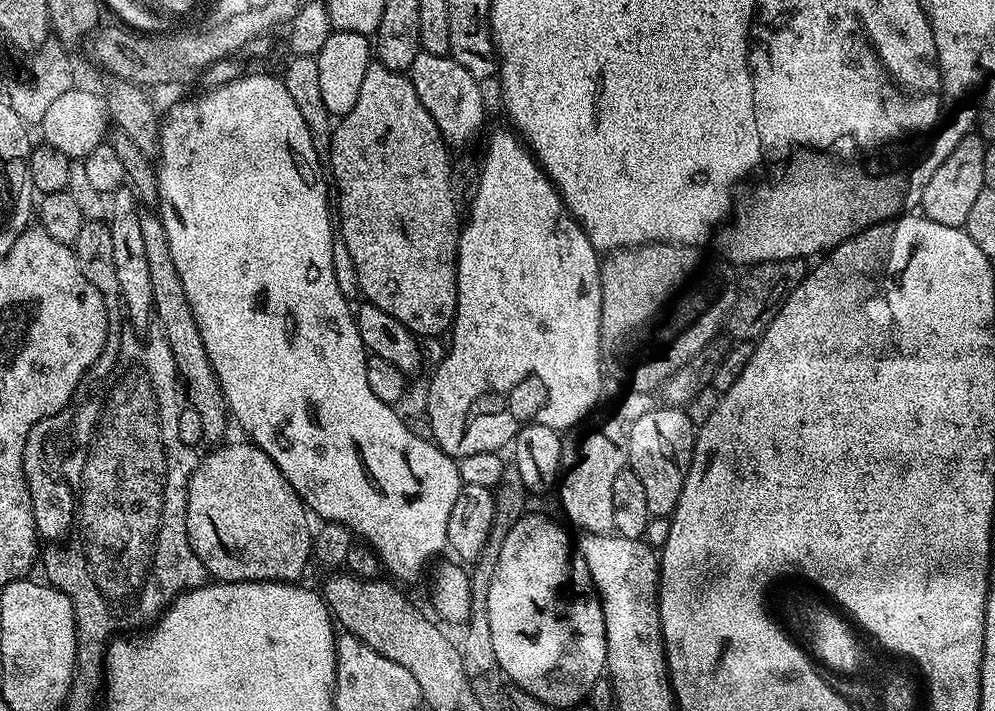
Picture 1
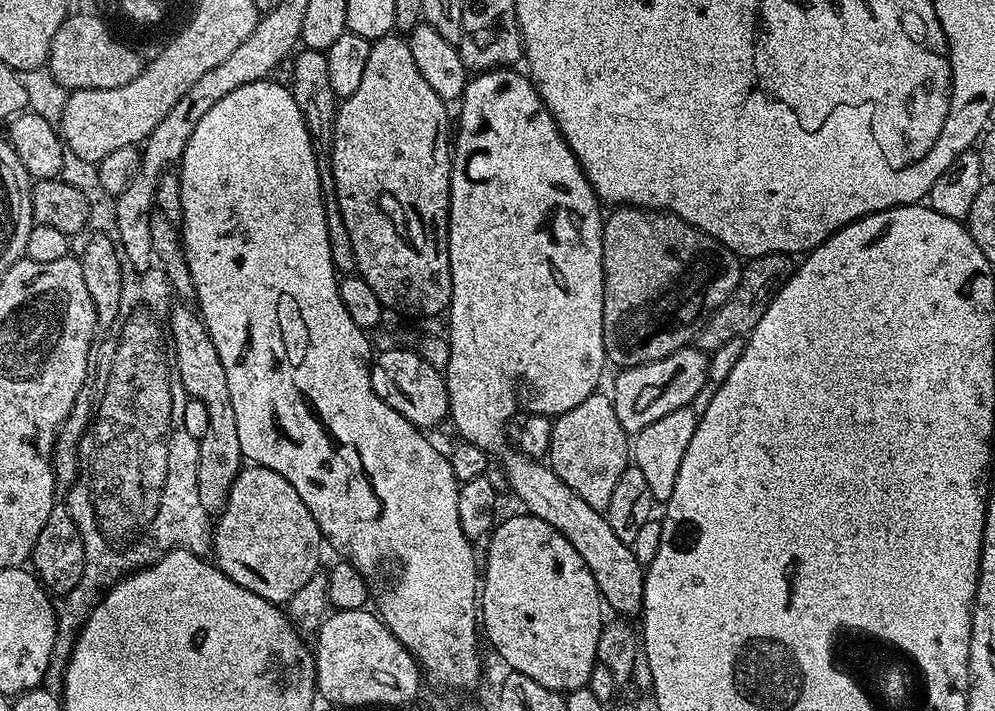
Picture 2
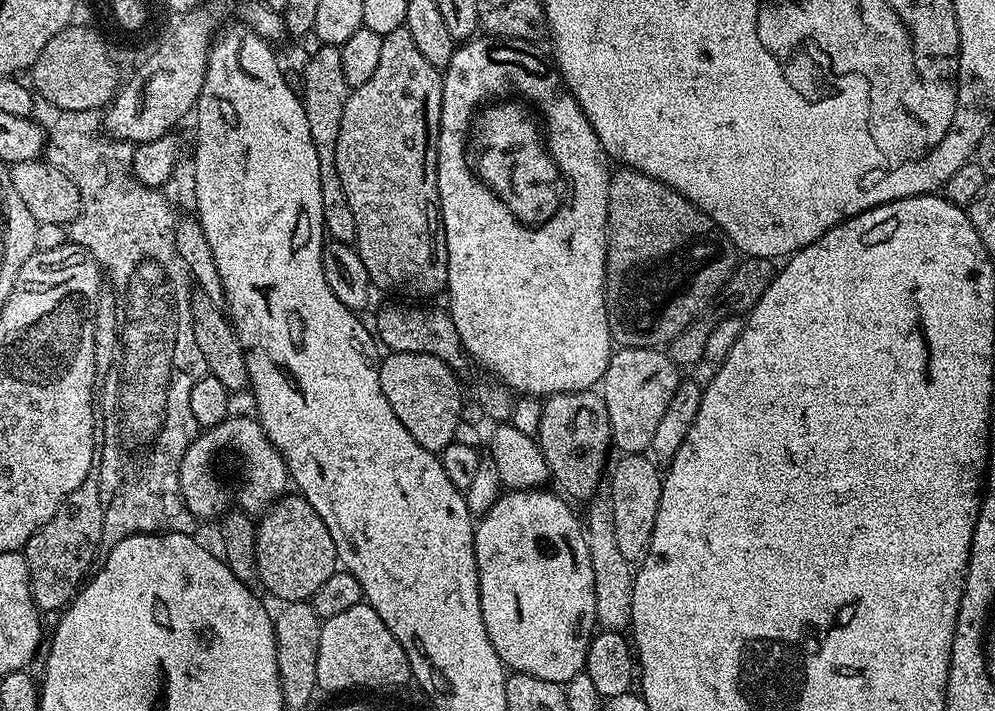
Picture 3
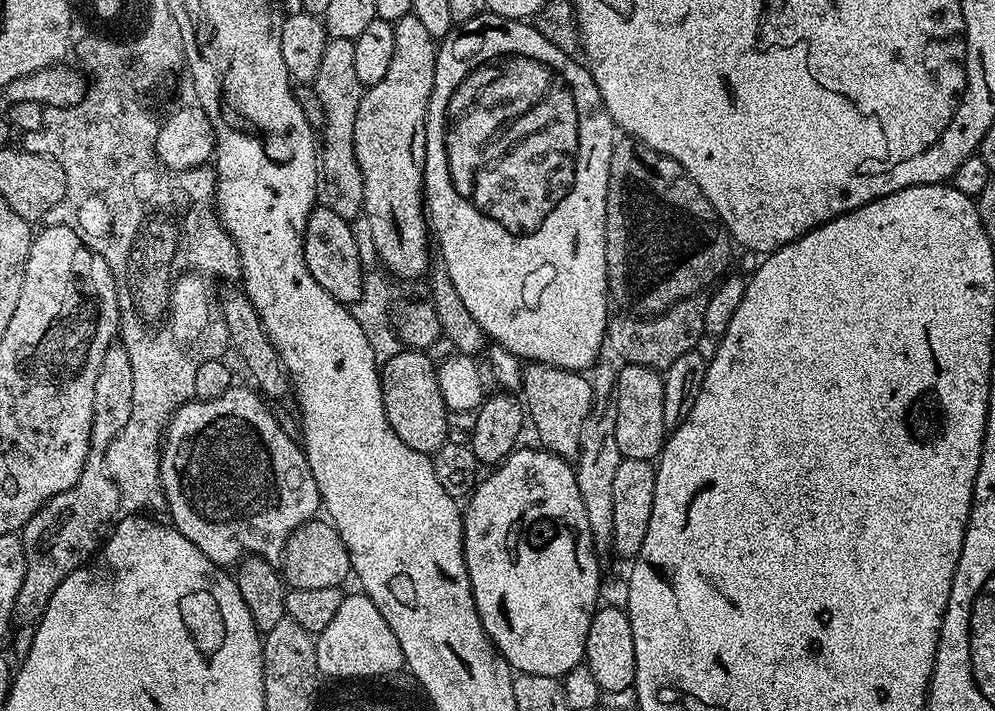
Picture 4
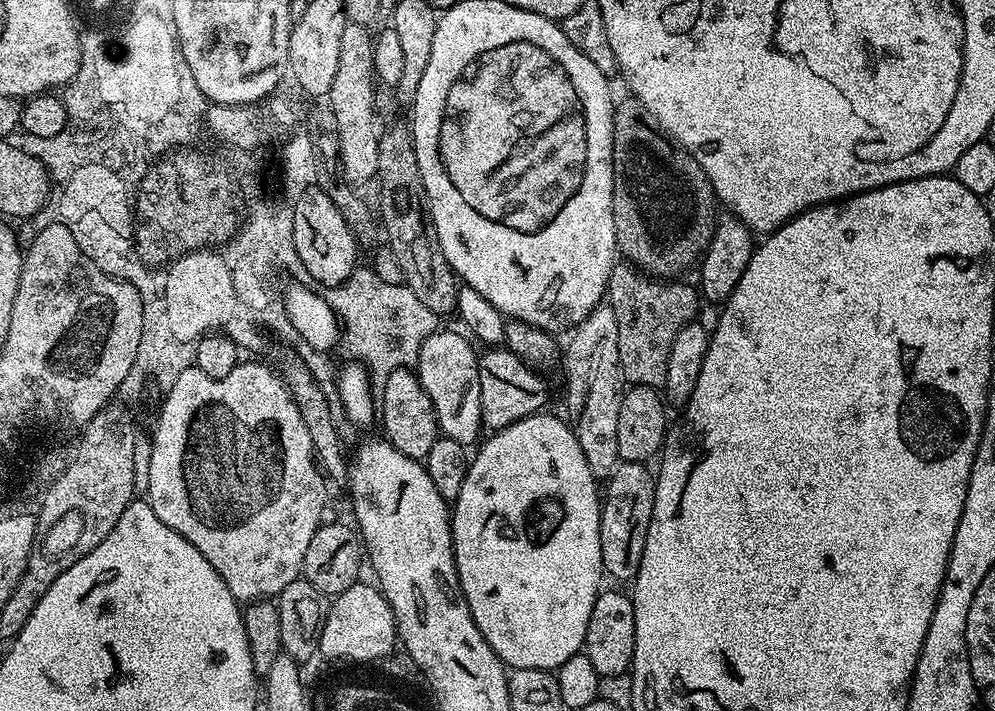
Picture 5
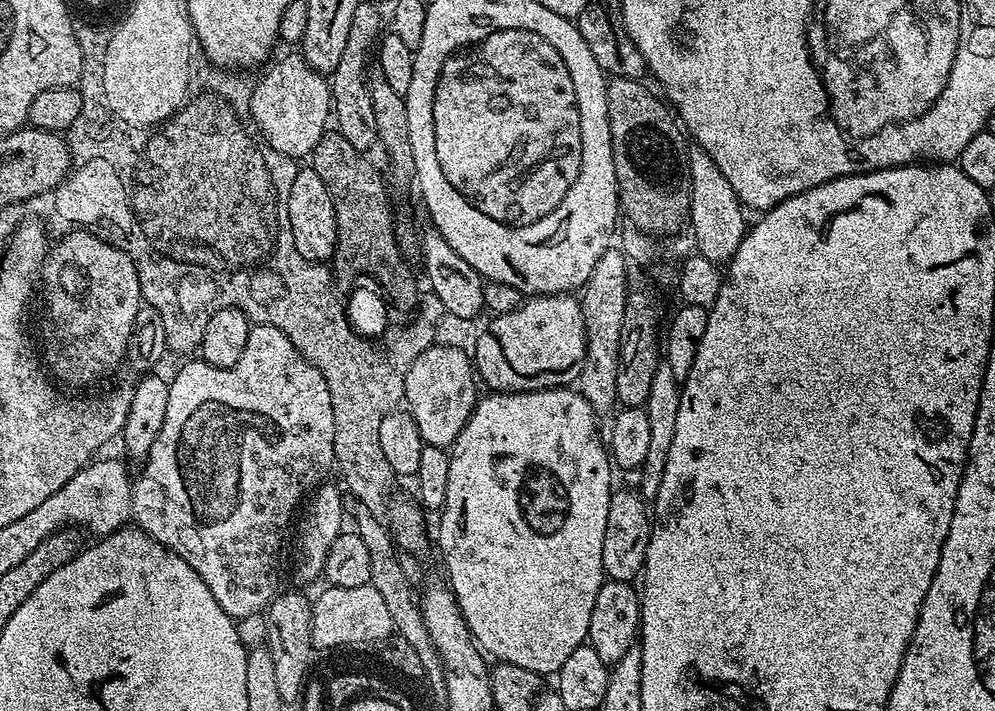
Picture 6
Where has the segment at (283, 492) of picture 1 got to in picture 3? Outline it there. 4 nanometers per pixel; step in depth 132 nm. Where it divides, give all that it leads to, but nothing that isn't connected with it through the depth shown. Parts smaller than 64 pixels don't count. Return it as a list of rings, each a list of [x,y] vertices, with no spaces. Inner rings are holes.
[[[285,494],[259,517],[256,524],[256,574],[259,583],[280,602],[311,601],[313,594],[338,570],[334,538],[314,506],[299,494]]]

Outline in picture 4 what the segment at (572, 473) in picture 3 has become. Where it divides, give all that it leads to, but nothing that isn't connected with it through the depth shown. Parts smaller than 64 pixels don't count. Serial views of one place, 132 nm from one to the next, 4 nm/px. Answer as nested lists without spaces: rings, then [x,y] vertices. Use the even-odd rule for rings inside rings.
[[[529,363],[524,370],[524,387],[522,389],[522,400],[526,405],[526,416],[536,427],[536,436],[541,445],[555,456],[572,462],[580,455],[580,439],[582,438],[582,426],[584,420],[594,407],[594,391],[592,384],[587,380],[584,372],[571,372],[565,368],[551,368],[548,364]]]

